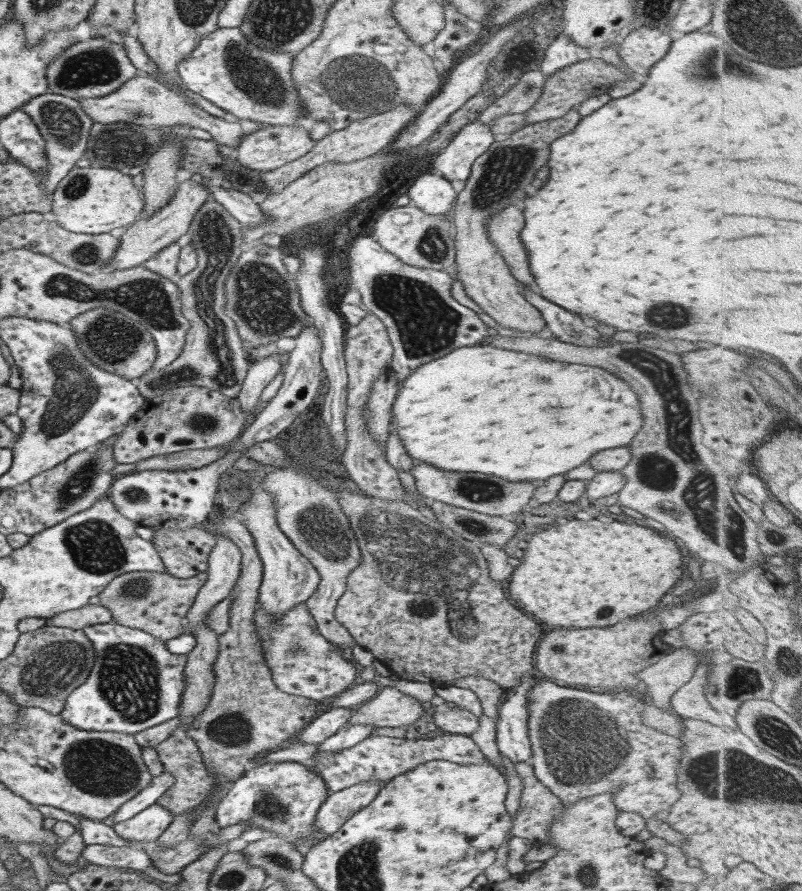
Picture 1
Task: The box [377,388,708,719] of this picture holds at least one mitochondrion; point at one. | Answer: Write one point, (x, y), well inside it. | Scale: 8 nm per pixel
(491, 491)

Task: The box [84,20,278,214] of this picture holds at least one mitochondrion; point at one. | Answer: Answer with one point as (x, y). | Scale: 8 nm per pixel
(119, 143)

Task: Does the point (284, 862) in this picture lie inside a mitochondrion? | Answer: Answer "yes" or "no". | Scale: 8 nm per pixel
yes

